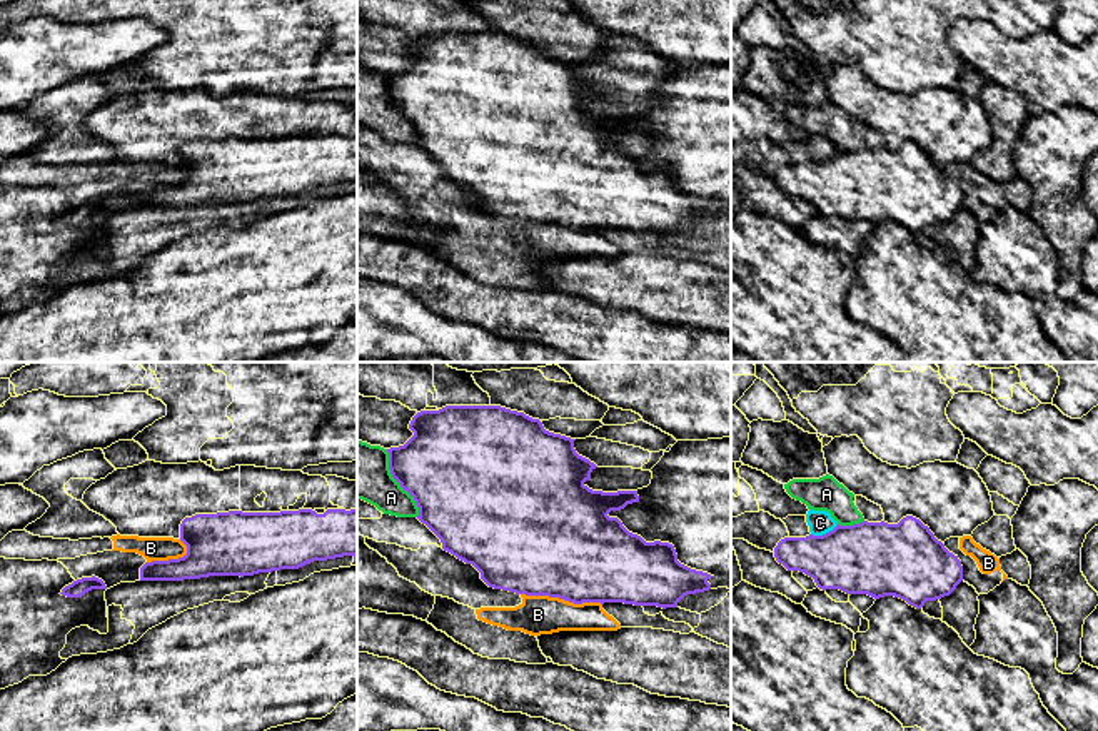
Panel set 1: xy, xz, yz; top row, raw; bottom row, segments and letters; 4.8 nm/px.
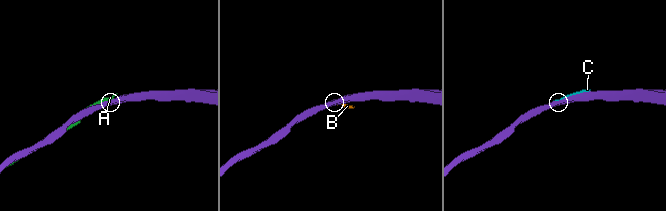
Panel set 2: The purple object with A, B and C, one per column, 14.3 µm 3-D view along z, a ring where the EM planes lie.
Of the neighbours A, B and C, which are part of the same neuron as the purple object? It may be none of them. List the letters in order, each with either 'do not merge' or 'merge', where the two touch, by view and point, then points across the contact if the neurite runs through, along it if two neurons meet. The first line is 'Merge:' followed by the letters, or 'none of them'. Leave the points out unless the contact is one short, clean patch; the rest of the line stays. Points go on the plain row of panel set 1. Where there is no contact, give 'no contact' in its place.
Merge: none of them
A: do not merge | xz (397, 107)
B: do not merge | xz (561, 224) | along xz (521, 219), (601, 231)
C: do not merge | yz (826, 159)

